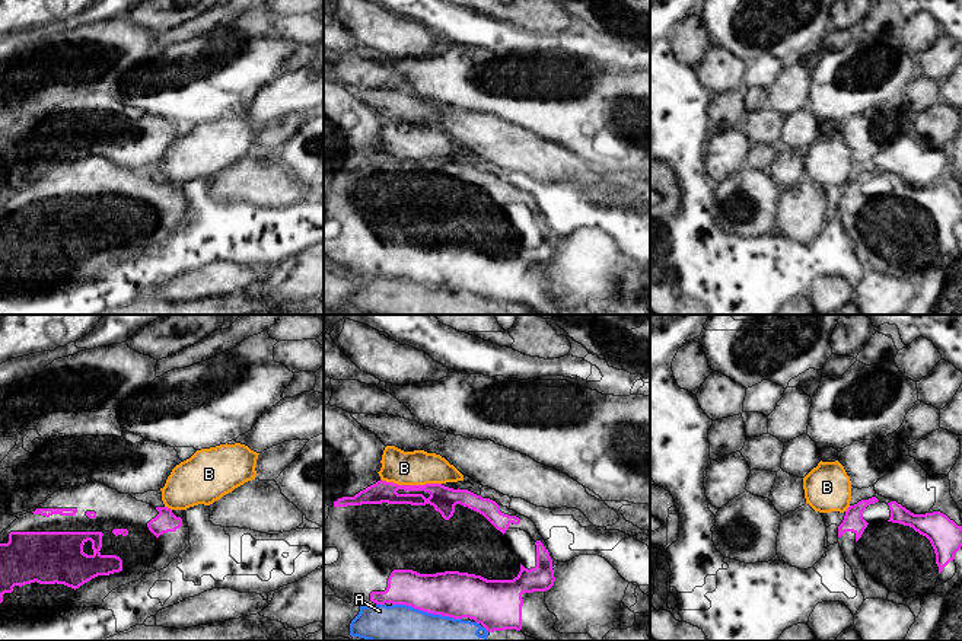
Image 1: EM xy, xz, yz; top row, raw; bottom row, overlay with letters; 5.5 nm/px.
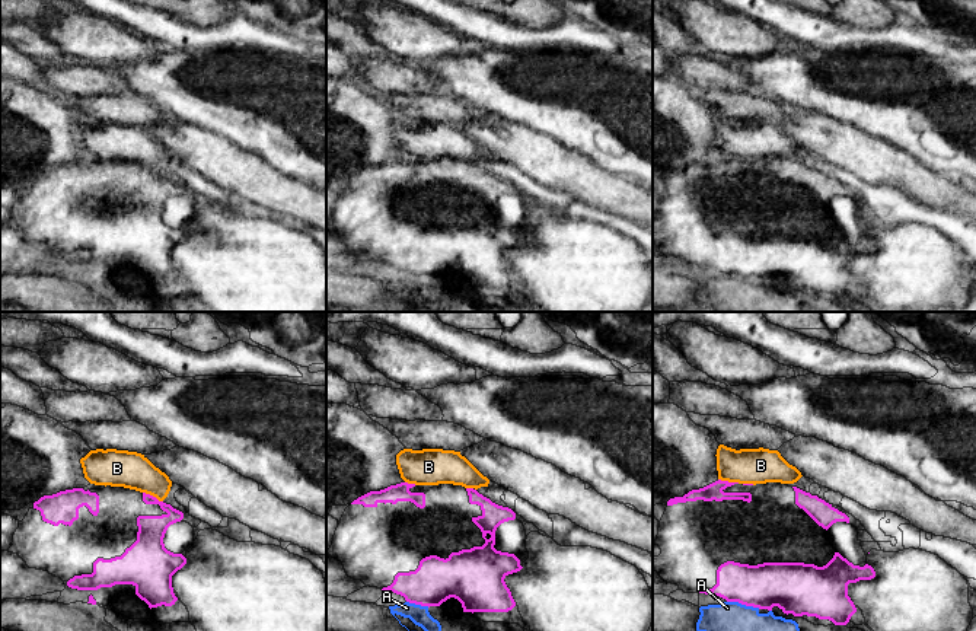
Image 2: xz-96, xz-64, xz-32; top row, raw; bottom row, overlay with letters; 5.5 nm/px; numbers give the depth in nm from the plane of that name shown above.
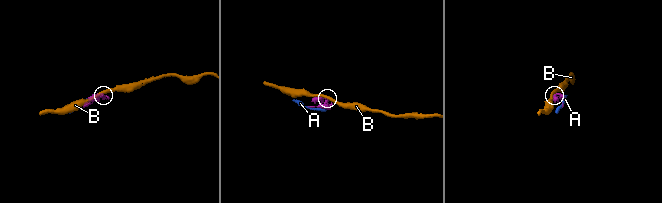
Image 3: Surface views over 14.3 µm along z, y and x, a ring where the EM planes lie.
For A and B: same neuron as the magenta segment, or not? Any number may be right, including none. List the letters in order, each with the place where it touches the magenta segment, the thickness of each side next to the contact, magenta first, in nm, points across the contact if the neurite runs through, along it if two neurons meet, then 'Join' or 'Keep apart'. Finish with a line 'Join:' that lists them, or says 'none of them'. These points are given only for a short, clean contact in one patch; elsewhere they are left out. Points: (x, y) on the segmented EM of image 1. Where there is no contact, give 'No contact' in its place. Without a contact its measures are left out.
A: Touches magenta at xz (427, 612). Thickness 260 nm (magenta) against 360 nm. Keep apart
B: Touches magenta at xz (411, 485). Thickness 140 nm (magenta) against 190 nm. Keep apart
Join: none of them

